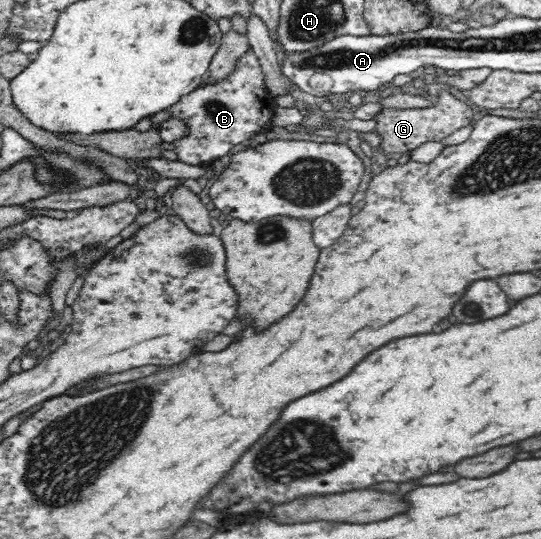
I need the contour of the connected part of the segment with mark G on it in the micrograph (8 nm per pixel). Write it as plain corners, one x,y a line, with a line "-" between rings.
441,86
438,99
430,106
413,109
383,109
375,119
377,126
375,133
383,137
380,147
389,154
411,153
428,141
441,142
447,135
455,133
457,129
471,125
473,113
466,102
453,95
453,89

